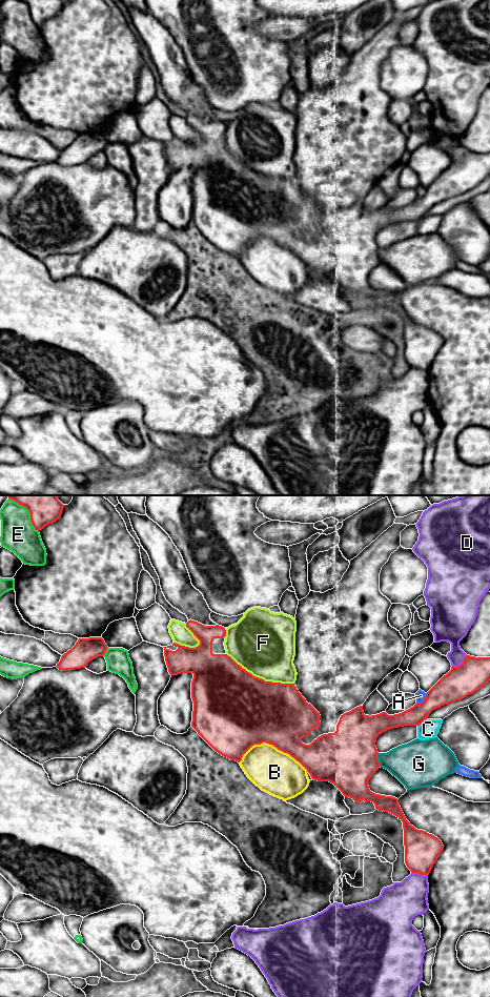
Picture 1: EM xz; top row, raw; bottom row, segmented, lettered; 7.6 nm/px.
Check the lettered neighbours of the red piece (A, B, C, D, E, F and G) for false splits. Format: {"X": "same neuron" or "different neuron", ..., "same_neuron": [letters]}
{"A": "different neuron", "B": "different neuron", "C": "different neuron", "D": "different neuron", "E": "different neuron", "F": "different neuron", "G": "different neuron", "same_neuron": []}

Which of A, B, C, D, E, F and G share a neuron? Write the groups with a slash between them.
A / B / C / D / E / F / G

